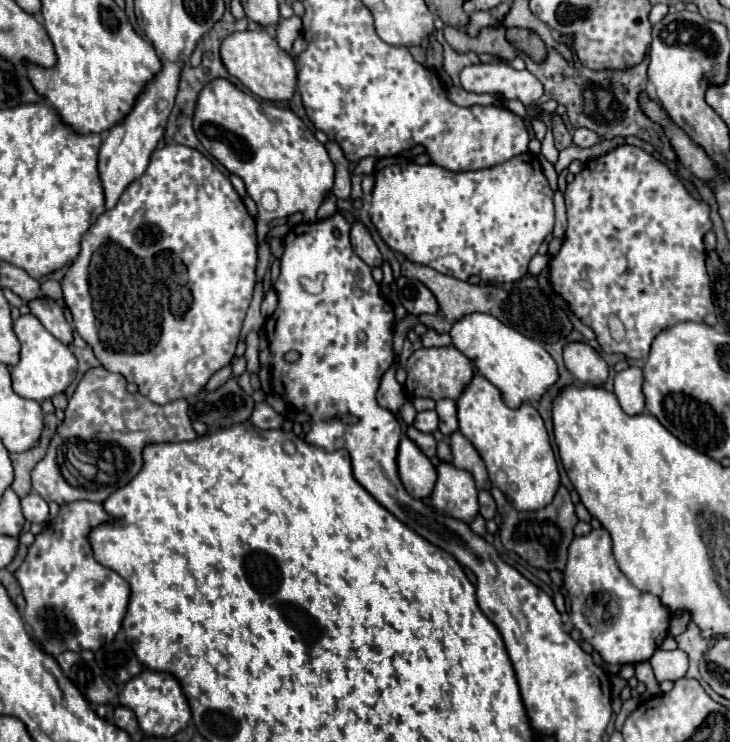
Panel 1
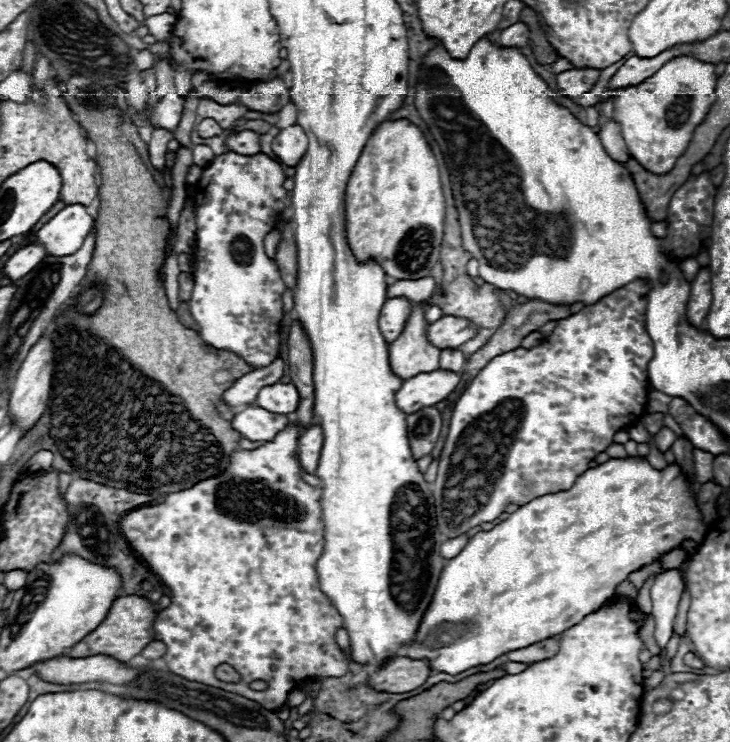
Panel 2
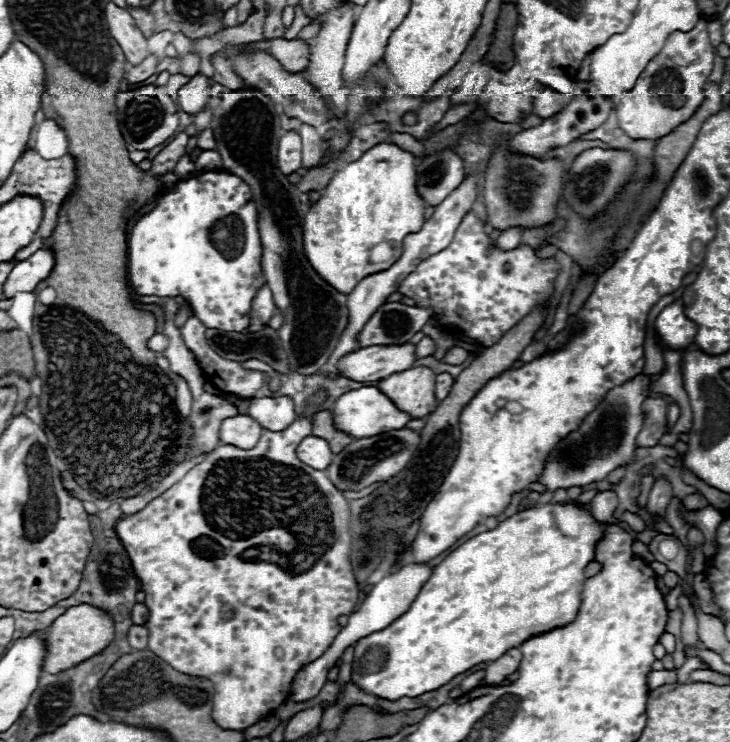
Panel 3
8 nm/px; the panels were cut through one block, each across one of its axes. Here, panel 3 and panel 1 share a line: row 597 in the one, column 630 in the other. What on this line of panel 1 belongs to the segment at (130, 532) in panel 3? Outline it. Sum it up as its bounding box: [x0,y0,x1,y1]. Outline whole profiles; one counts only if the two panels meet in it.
[550,144,714,360]

